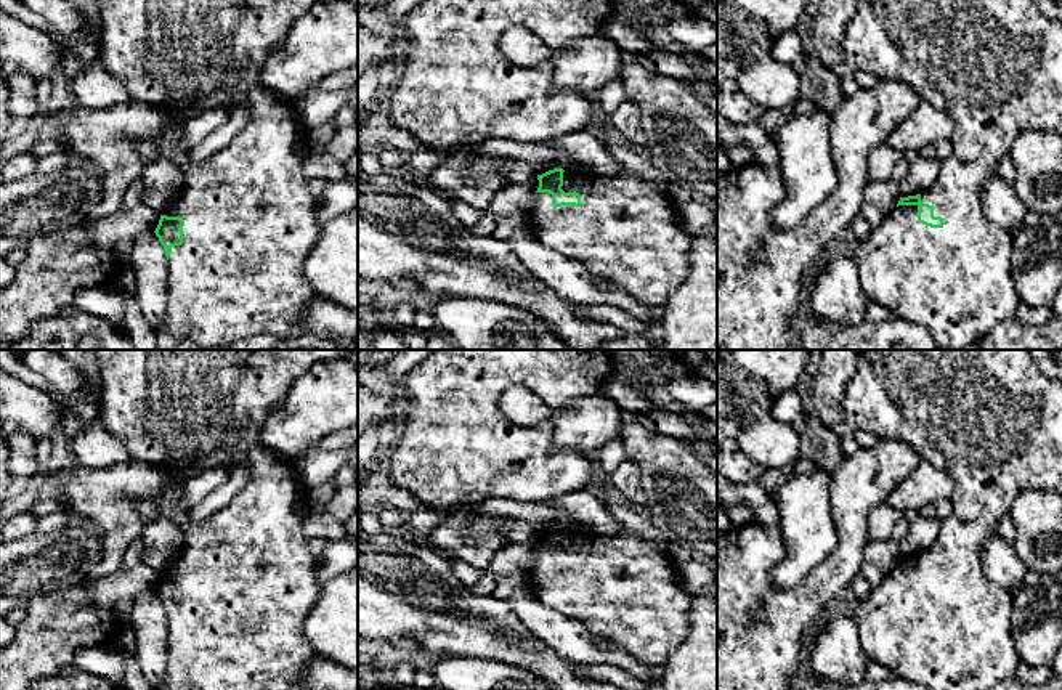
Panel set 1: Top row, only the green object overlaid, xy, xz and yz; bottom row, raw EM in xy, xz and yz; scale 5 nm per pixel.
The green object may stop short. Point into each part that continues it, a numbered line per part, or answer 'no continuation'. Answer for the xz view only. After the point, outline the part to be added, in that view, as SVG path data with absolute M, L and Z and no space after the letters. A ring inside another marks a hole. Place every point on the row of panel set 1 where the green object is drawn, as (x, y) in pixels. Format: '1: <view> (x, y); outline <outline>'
1: xz (626, 231); outline M581 167L563 172L561 189L579 193L581 205L555 207L552 194L536 193L528 233L645 306L664 305L688 273L691 246L669 193L629 170L605 177Z

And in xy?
1: xy (249, 217); outline M96 0L98 16L101 21L101 42L98 63L103 64L120 83L124 83L130 93L130 101L148 103L159 108L175 109L183 116L201 114L201 109L194 101L197 98L210 98L213 106L231 106L233 109L241 104L250 108L250 120L241 133L237 133L228 146L215 152L204 162L193 162L189 151L184 151L176 140L170 140L162 148L162 156L173 162L184 177L183 189L176 201L162 212L167 217L181 217L183 226L183 244L175 246L170 250L167 260L167 311L164 323L156 327L157 348L156 350L175 350L180 340L193 340L204 350L213 347L228 347L237 339L270 334L273 337L298 337L302 335L302 323L306 318L308 305L318 300L318 294L305 276L303 263L316 246L321 226L316 221L318 199L310 193L308 178L303 175L303 162L310 152L310 128L303 124L300 112L294 108L290 98L284 98L271 90L265 88L260 80L260 71L270 53L281 45L287 32L292 29L295 21L305 14L314 3L327 0Z

